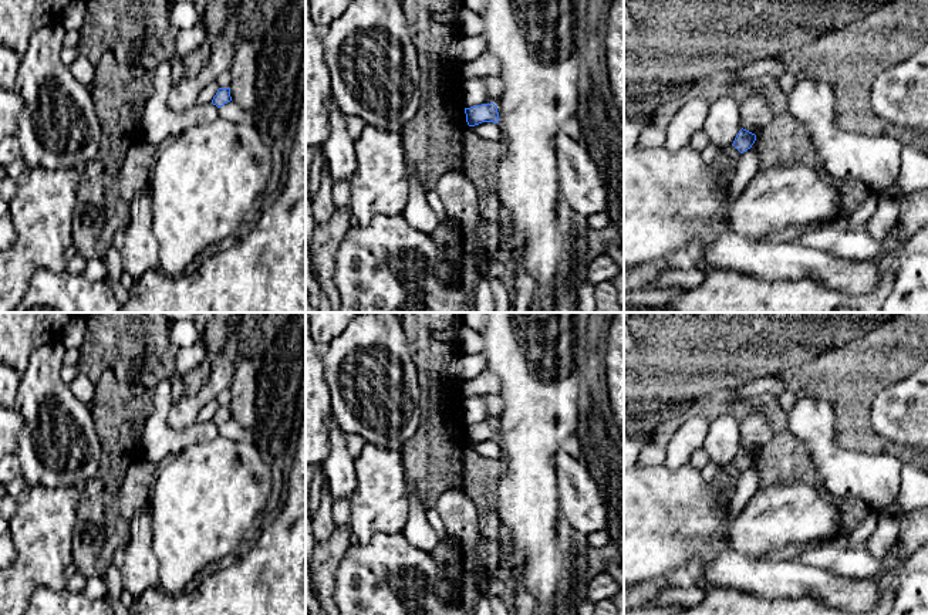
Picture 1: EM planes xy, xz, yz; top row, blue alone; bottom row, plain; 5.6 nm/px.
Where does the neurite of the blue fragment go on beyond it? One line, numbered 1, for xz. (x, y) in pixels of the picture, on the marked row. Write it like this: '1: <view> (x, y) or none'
1: none

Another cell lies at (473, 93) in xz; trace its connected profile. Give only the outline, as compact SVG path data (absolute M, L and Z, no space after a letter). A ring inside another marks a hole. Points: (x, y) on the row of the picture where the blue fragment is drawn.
M466 78L460 84L463 108L470 108L482 104L490 104L496 97L490 95L485 87L483 78Z

